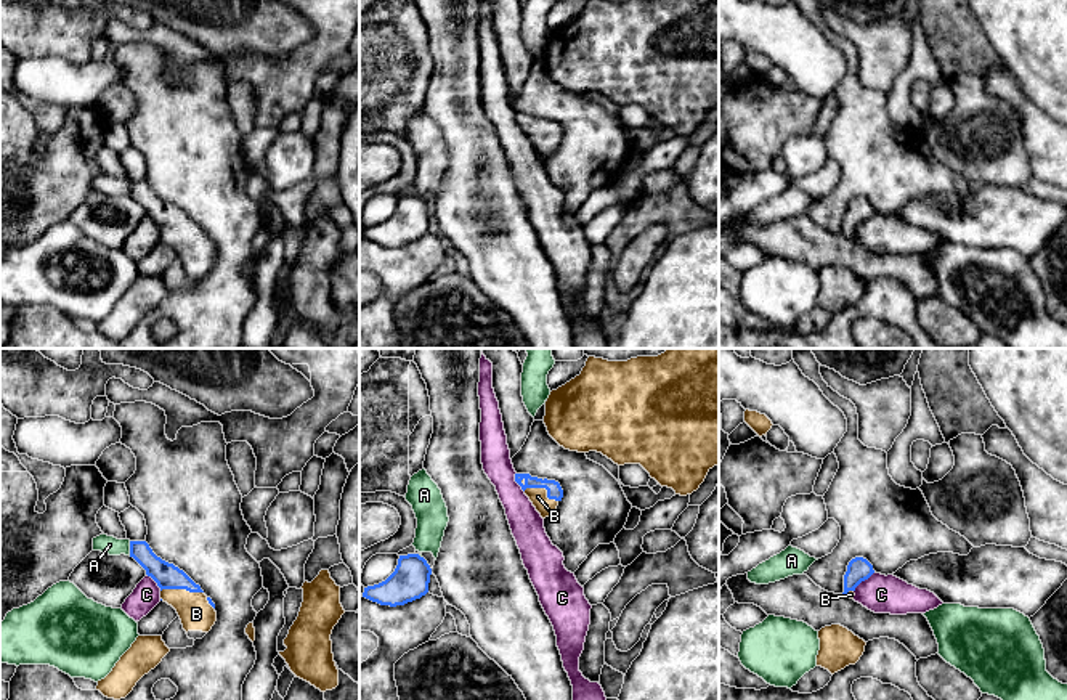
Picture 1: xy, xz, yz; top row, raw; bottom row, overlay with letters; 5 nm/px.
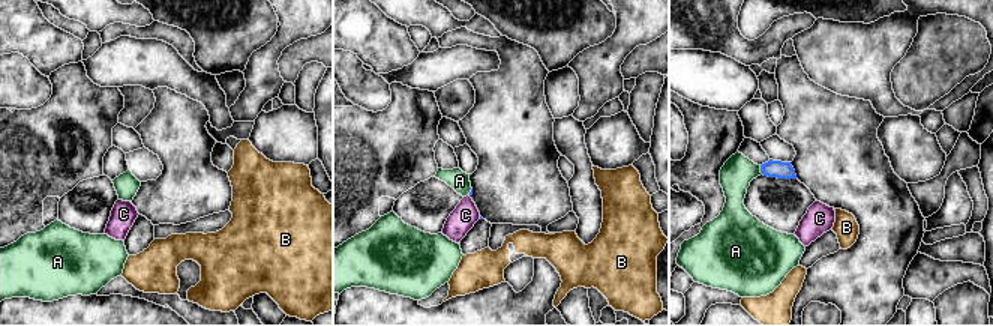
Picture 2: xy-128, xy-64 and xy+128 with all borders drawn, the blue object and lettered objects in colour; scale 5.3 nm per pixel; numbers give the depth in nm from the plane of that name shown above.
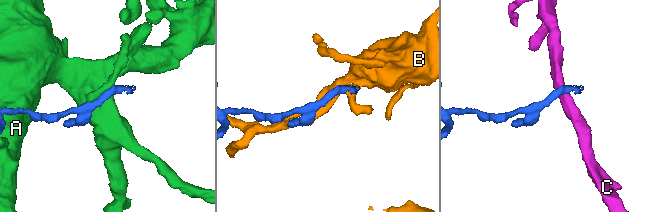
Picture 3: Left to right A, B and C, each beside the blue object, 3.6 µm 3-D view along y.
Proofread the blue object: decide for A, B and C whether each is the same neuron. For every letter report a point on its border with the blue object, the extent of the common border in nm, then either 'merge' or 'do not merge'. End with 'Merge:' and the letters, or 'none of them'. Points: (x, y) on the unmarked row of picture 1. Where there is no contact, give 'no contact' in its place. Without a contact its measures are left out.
A: meets blue in xy at (130, 188); contact 70 nm long; do not merge
B: meets blue in xy at (182, 228); contact 220 nm long; merge
C: meets blue in yz at (864, 220); contact 150 nm long; do not merge
Merge: B

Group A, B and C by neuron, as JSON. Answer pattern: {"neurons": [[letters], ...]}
{"neurons": [["A"], ["B"], ["C"]]}

